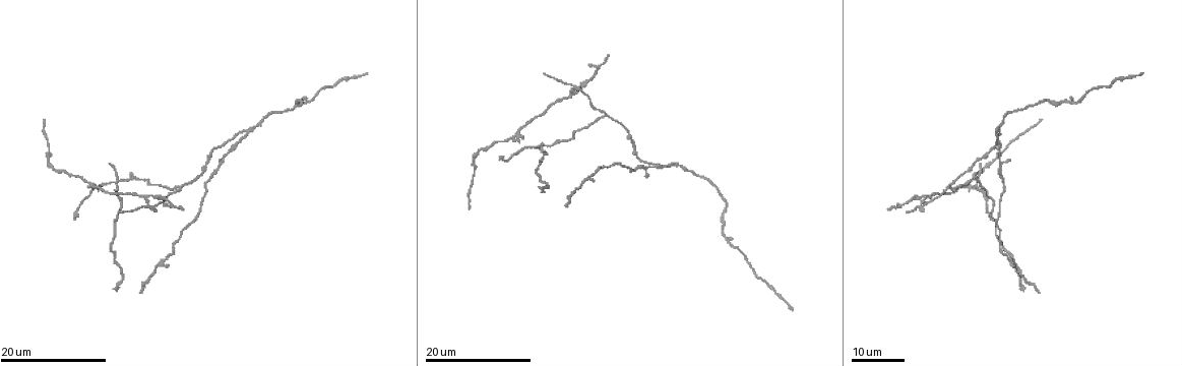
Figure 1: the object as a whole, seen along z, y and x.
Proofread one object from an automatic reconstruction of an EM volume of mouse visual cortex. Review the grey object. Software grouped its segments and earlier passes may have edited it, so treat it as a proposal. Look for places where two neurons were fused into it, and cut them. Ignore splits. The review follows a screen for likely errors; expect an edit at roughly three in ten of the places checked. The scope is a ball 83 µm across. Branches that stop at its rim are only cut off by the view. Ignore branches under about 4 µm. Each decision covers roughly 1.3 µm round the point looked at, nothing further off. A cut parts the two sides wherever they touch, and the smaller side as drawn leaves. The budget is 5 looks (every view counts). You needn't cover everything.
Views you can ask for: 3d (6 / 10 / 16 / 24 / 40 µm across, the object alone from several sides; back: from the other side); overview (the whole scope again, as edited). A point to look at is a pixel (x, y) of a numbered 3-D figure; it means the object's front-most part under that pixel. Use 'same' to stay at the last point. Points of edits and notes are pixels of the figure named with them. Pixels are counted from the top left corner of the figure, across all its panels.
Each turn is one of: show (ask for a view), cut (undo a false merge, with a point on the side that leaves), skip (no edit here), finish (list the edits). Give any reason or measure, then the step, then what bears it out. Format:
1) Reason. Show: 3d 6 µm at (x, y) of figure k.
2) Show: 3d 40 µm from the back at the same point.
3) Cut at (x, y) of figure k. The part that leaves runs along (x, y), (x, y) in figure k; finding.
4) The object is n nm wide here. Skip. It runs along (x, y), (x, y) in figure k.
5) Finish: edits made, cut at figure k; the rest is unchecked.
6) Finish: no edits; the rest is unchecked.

Show: 3d 16 µm at (138, 179) of figure 1.

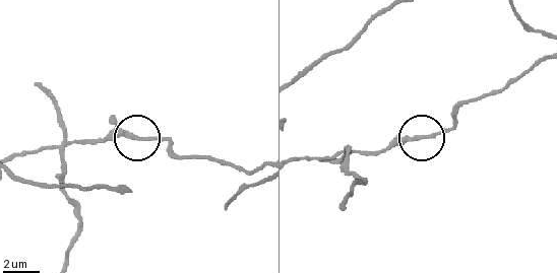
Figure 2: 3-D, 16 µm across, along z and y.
Show: 3d 6 µm at (133, 138) of figure 2.

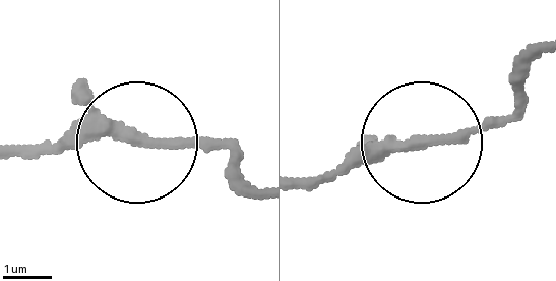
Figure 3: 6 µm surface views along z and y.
The object is 210 nm wide here. Skip. It runs along (537, 60), (512, 109), (488, 125), (367, 146), (306, 181) in figure 3; one neuron here.

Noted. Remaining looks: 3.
Branch point. Show: 3d 16 µm at (603, 115) of figure 1.

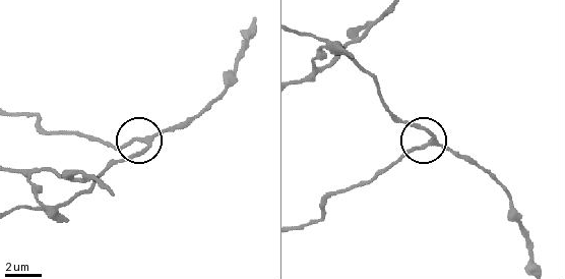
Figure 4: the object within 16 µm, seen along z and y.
Show: 3d 6 µm at (146, 142) of figure 4.

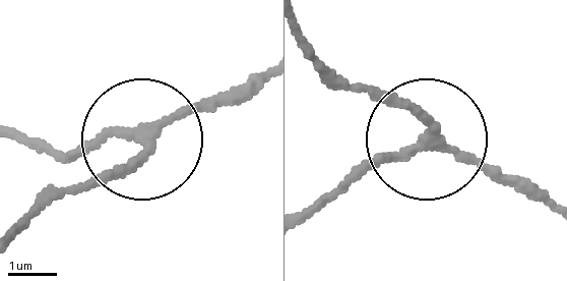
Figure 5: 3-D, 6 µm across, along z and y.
Show: 3d 6 µm from the back at (146, 139) of figure 5.

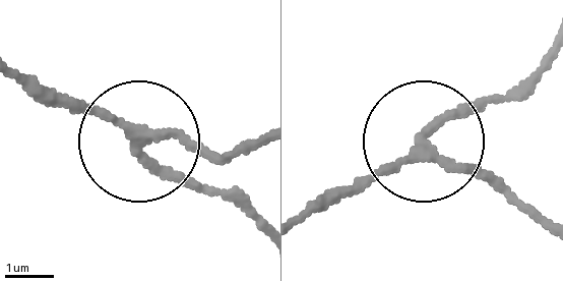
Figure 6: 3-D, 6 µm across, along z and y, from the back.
3 arms meet here. Skip. It runs along (14, 74), (135, 135), (241, 152) in figure 6; all the same neuron.

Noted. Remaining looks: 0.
Finish: no edits; the rest is unchecked.

